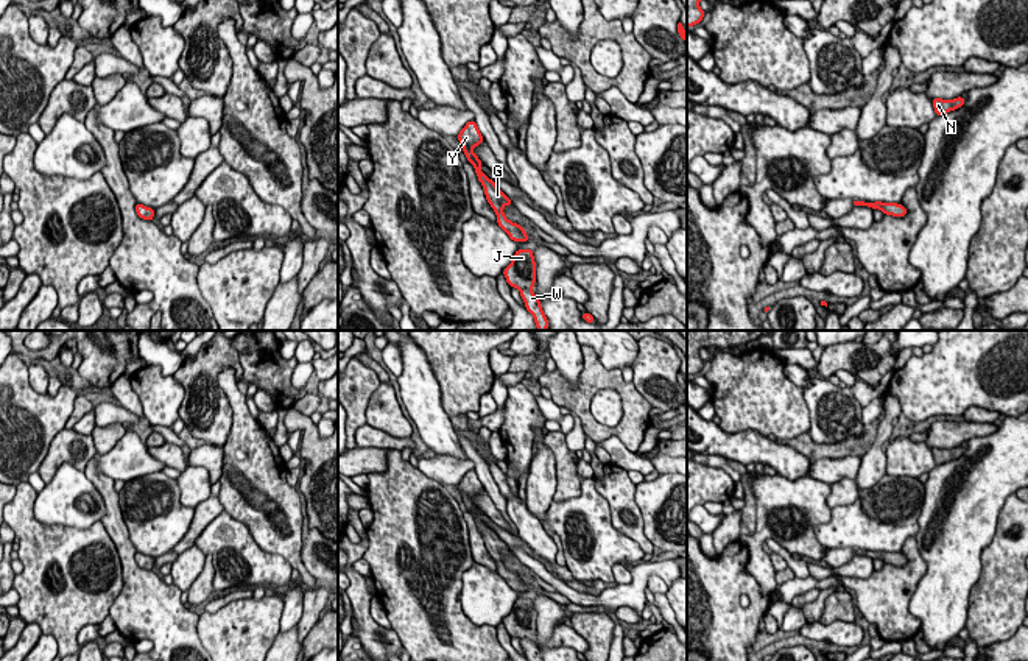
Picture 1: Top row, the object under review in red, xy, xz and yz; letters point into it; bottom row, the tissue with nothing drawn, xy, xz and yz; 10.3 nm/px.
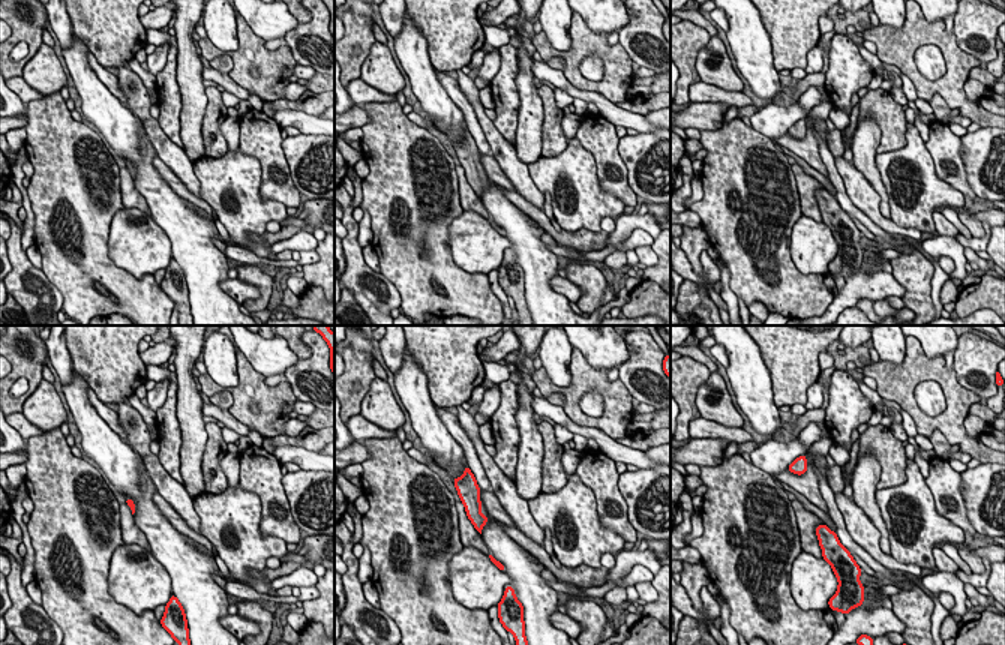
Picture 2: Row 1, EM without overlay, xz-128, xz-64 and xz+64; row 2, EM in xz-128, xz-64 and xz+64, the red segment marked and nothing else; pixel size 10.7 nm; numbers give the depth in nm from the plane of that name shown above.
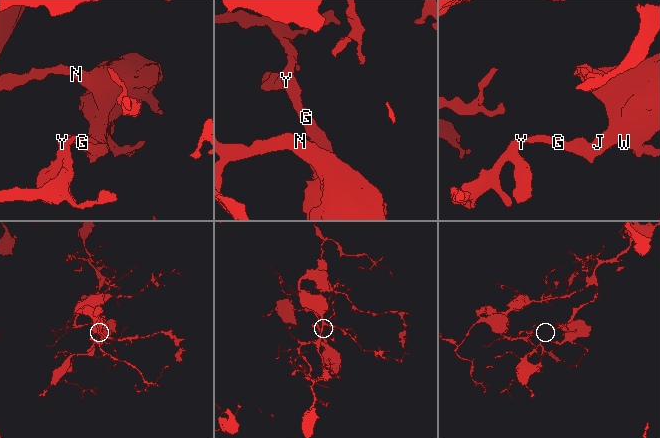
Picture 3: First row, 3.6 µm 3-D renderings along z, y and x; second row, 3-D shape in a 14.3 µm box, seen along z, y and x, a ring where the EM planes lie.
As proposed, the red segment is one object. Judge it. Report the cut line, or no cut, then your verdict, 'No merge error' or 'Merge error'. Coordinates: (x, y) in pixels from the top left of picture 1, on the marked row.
No split. No merge error

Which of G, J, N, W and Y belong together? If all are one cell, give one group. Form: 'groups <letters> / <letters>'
groups G J N W Y

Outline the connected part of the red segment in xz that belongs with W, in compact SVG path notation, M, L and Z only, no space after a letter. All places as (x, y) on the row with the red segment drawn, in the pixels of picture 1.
M517 249L512 262L503 270L503 276L511 288L516 287L520 290L525 309L533 315L536 327L539 330L547 330L548 320L542 310L539 298L533 293L533 285L536 284L533 249Z

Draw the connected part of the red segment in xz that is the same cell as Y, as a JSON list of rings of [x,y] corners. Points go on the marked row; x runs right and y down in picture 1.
[[[475,120],[467,122],[456,137],[463,147],[463,151],[469,164],[472,164],[475,168],[478,181],[481,182],[484,189],[488,203],[491,204],[491,207],[494,209],[497,215],[497,224],[509,235],[511,240],[519,242],[519,243],[528,242],[528,234],[525,232],[525,228],[517,223],[512,223],[503,214],[503,207],[511,206],[512,201],[497,187],[497,184],[492,179],[489,179],[480,170],[483,162],[478,159],[478,156],[472,150],[478,147],[480,143],[483,143],[483,136]]]

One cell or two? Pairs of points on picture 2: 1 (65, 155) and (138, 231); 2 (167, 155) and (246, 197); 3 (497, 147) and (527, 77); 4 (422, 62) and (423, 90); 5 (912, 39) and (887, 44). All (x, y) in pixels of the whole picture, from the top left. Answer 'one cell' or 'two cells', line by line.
1: two cells
2: two cells
3: two cells
4: one cell
5: one cell

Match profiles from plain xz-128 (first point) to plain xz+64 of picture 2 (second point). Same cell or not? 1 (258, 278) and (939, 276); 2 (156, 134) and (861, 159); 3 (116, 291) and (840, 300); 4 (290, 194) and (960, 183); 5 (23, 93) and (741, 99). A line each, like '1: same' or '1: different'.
1: different
2: different
3: different
4: same
5: same

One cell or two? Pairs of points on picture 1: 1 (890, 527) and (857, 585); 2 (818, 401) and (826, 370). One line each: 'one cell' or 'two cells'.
1: two cells
2: two cells

